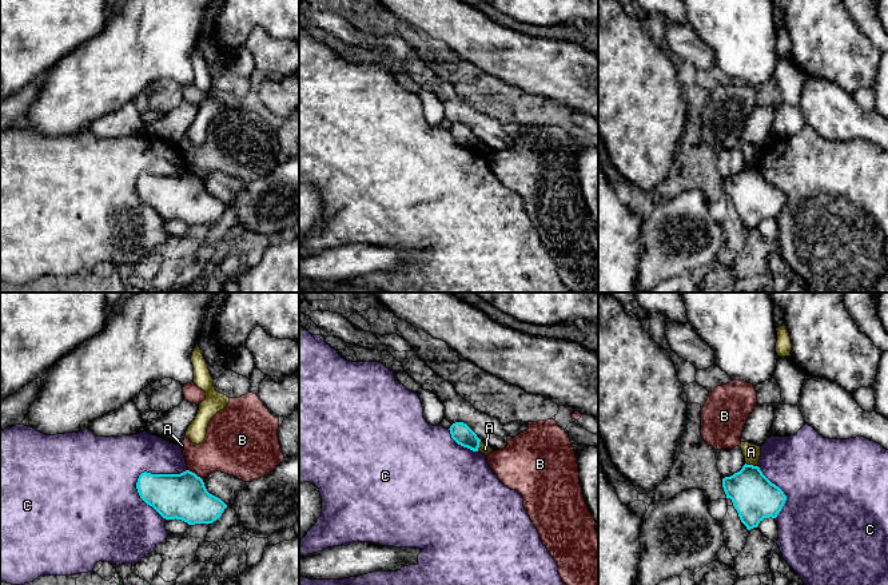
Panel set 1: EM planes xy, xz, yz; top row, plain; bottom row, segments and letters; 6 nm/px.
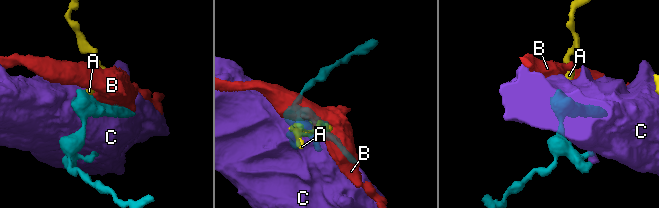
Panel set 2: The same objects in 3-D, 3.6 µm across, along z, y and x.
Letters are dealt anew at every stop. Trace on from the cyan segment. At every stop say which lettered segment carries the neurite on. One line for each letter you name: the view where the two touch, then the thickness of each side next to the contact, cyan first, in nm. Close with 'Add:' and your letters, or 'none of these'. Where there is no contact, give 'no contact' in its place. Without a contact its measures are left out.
Add: none of these

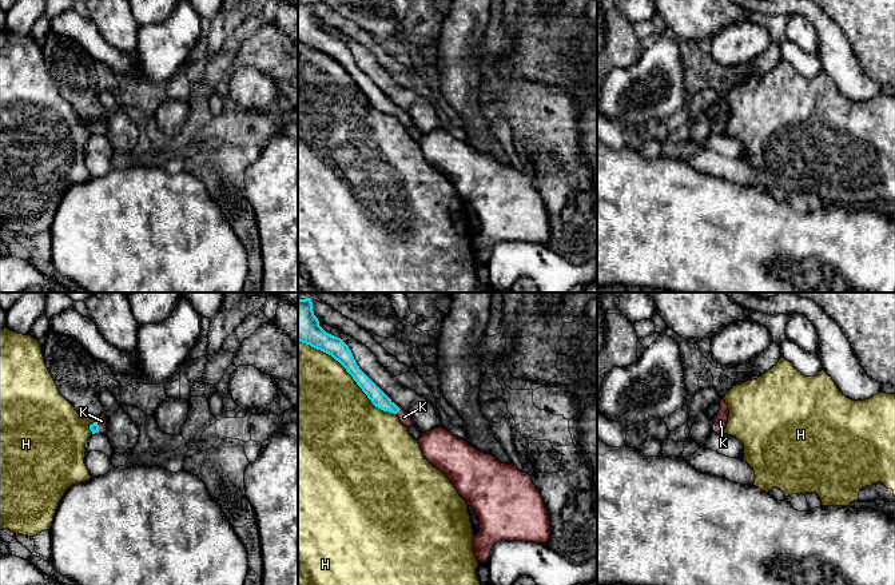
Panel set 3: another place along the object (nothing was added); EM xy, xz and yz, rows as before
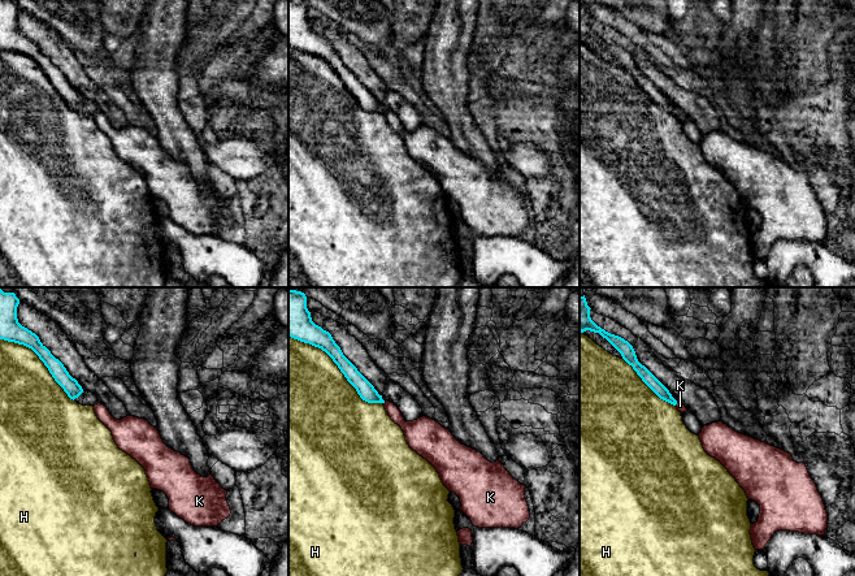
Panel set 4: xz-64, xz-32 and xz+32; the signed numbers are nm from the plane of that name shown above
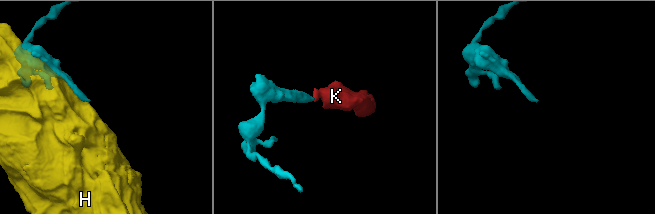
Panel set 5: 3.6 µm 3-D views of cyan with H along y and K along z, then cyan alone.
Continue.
K: meets cyan in xz; 100 nm thick on the cyan side, 70 nm on the other
Add: K

